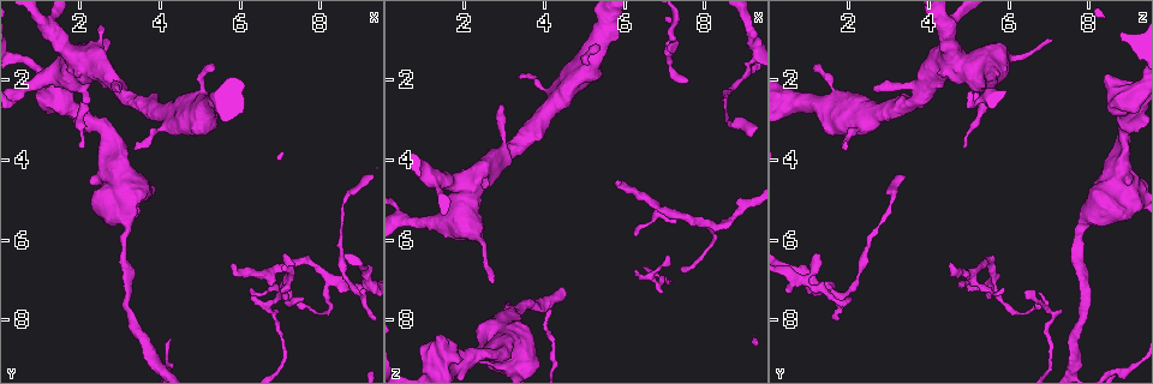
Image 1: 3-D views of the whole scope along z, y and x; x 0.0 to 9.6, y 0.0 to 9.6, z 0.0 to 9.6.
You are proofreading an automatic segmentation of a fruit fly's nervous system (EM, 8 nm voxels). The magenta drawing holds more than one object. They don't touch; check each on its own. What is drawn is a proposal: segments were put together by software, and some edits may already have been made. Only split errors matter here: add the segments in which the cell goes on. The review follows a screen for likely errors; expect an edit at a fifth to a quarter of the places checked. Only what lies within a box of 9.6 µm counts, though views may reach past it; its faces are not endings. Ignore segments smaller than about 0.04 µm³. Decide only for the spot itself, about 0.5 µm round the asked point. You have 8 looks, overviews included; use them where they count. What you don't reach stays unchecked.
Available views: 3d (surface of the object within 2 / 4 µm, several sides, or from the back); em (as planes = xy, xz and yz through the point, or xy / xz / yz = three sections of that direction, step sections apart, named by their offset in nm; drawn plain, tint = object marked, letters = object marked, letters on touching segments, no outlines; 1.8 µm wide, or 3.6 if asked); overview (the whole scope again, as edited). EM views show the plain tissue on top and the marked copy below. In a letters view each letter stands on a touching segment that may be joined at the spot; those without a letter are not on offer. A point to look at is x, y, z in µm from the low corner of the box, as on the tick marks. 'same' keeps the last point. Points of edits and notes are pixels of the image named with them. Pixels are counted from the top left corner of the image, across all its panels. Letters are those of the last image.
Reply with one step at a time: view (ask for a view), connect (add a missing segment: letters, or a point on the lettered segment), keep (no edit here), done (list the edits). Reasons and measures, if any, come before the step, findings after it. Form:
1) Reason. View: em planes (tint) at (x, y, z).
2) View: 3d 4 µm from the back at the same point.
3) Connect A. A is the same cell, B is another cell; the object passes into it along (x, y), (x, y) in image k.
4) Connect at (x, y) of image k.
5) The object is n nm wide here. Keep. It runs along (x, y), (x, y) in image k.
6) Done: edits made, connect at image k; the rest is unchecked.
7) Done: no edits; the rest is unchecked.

Free end. View: em planes (letters) at (2.00, 3.70, 4.90).

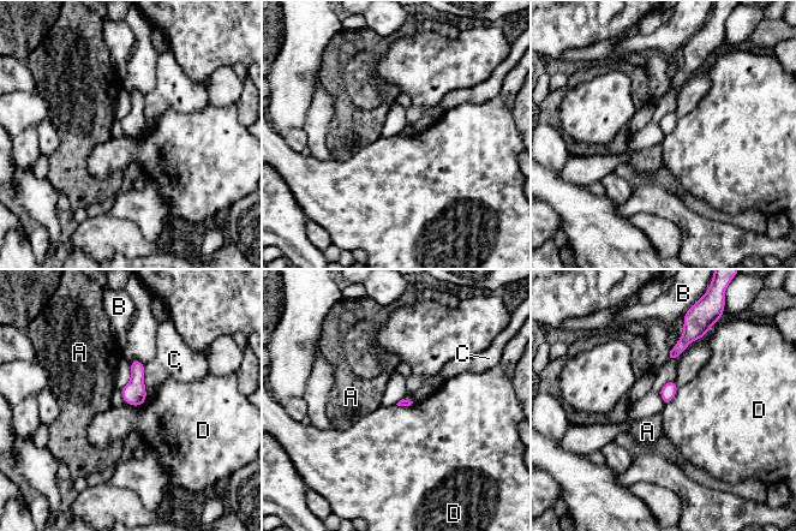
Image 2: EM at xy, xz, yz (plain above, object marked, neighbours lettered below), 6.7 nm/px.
Keep. A, B, C and D are other cells; a border runs along (145, 399), (141, 405), (127, 405) in image 2; none of them fits.

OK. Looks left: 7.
Free end. View: 3d 2 µm at (2.90, 2.35, 2.70).

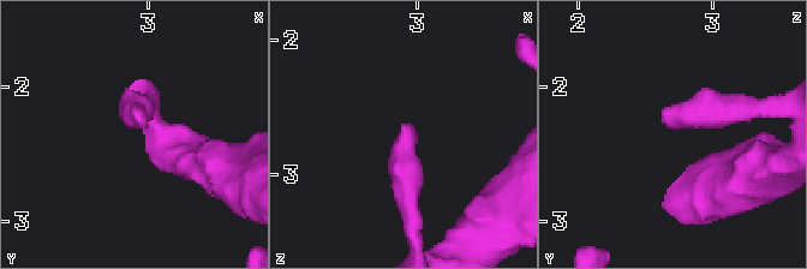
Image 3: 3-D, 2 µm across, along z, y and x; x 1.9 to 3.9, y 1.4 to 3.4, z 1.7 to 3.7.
Shape alone is not enough. View: em planes (letters) at (2.96, 2.30, 2.66).

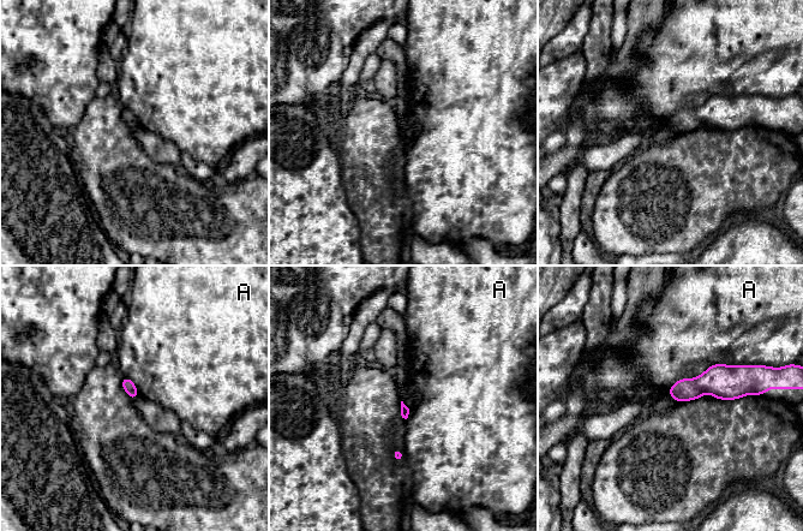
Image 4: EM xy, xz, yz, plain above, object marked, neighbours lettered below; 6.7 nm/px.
Keep. A is another cell; a border runs along (748, 364), (711, 364), (666, 393) in image 4; no lettered segment goes on from it.

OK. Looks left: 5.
Branch stops here. View: 3d 4 µm at (2.75, 1.00, 7.10).

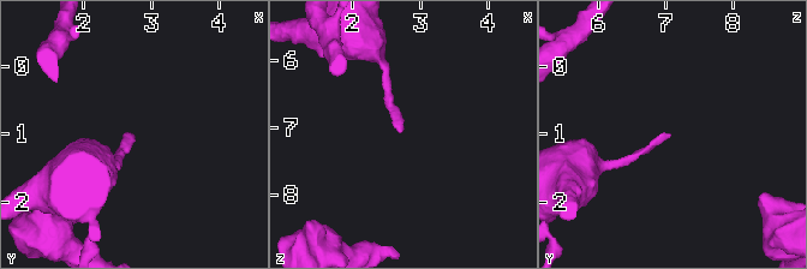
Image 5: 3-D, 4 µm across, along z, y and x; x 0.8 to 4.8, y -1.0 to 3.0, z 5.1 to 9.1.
View: em planes (letters) at (2.70, 1.00, 7.05).

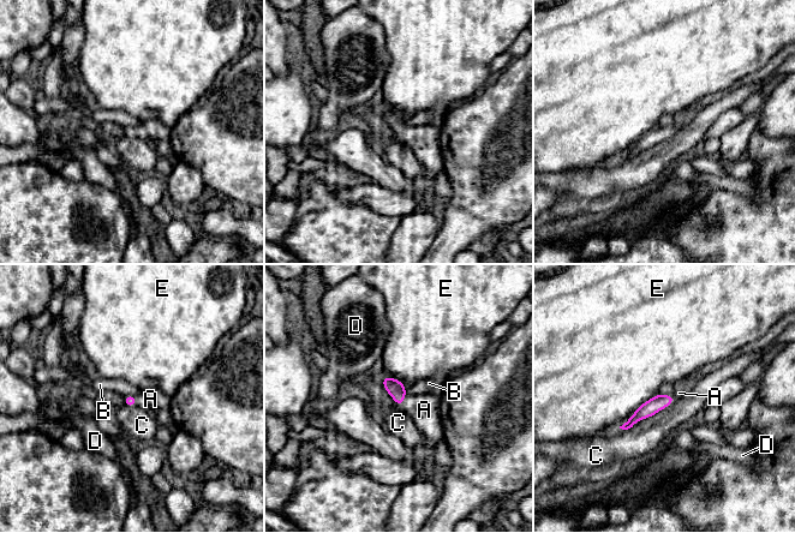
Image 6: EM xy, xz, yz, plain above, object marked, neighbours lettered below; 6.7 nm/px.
The longest contact is with C, 420 nm. Connect A. A is the same cell, B, C, D and E are other cells; the object passes into it along (395, 388), (404, 400), (424, 409) in image 6; the cell continues.

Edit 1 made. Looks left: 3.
Done: edits made, connect at image 6; the rest is unchecked.

